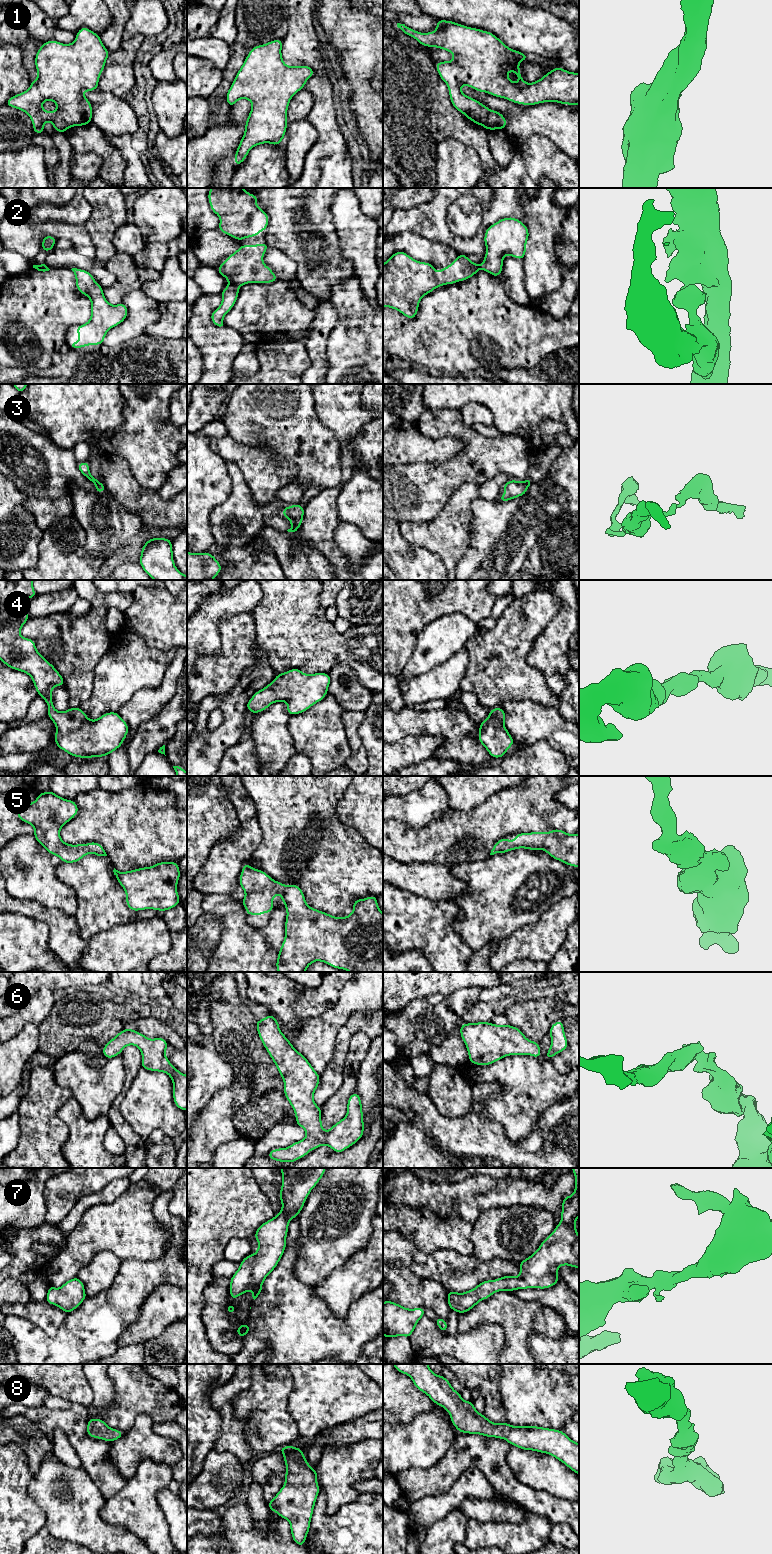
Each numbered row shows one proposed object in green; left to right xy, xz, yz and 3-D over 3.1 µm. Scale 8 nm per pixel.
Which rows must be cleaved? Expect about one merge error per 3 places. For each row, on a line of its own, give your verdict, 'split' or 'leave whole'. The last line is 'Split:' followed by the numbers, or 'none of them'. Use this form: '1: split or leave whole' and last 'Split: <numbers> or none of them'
1: leave whole
2: split
3: split
4: leave whole
5: leave whole
6: leave whole
7: leave whole
8: leave whole
Split: 2, 3

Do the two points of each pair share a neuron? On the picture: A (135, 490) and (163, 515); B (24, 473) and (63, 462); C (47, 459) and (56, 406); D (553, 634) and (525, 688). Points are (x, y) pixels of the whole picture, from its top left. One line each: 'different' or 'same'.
A: same
B: same
C: different
D: different

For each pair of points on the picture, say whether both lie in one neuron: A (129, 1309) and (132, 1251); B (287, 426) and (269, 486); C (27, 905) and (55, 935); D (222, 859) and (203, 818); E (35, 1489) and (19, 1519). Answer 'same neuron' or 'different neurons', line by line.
A: different neurons
B: different neurons
C: same neuron
D: different neurons
E: different neurons

